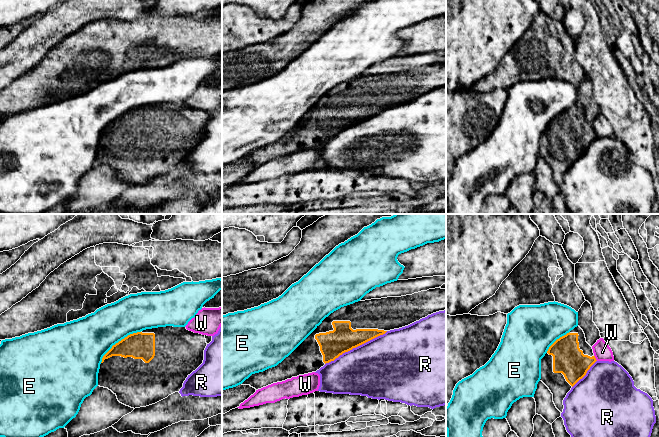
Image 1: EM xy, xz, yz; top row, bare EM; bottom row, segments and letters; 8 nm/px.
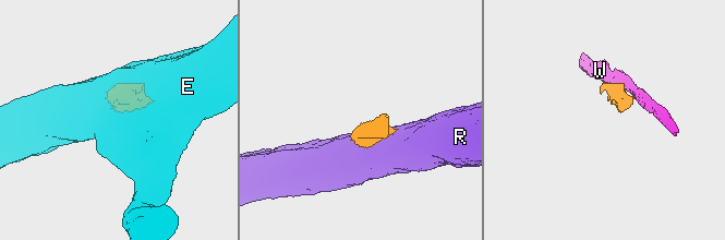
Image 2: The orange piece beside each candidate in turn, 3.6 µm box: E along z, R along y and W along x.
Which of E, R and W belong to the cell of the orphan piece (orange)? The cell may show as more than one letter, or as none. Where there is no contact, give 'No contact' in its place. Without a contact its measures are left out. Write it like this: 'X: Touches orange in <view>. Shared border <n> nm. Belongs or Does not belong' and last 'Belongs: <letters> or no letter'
E: Touches orange in xy. Shared border 420 nm. Does not belong
R: Touches orange in xz. Shared border 550 nm. Does not belong
W: Touches orange in yz. Shared border 50 nm. Does not belong
Belongs: no letter

